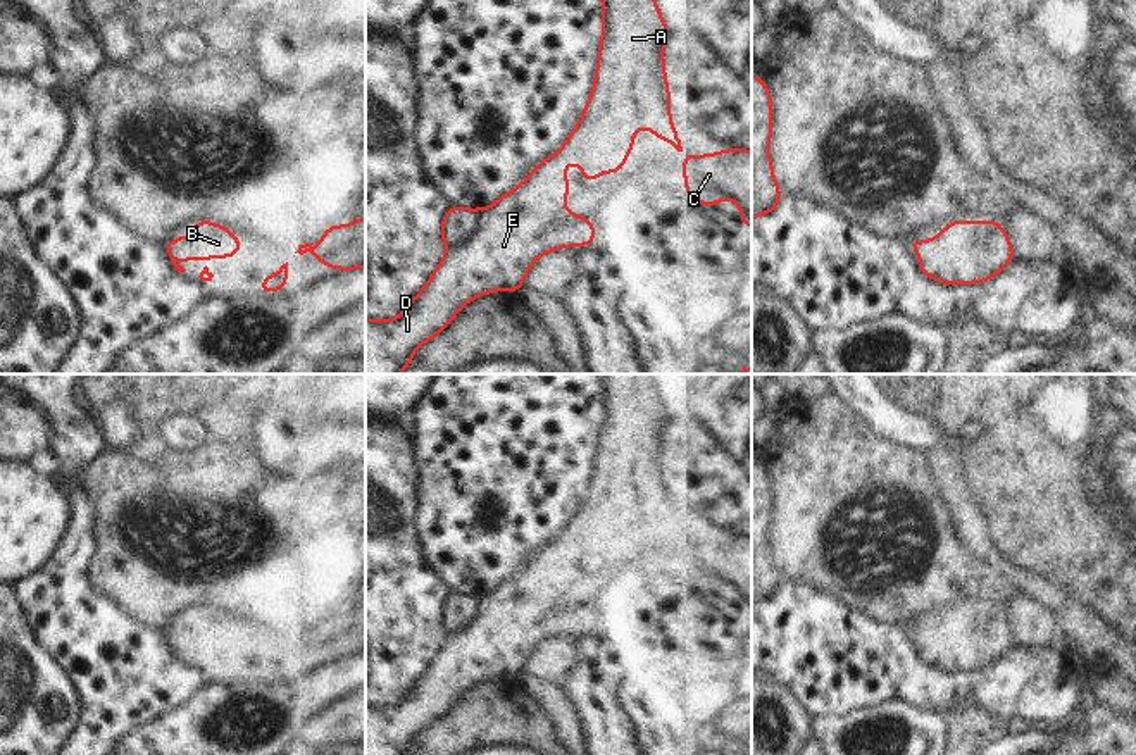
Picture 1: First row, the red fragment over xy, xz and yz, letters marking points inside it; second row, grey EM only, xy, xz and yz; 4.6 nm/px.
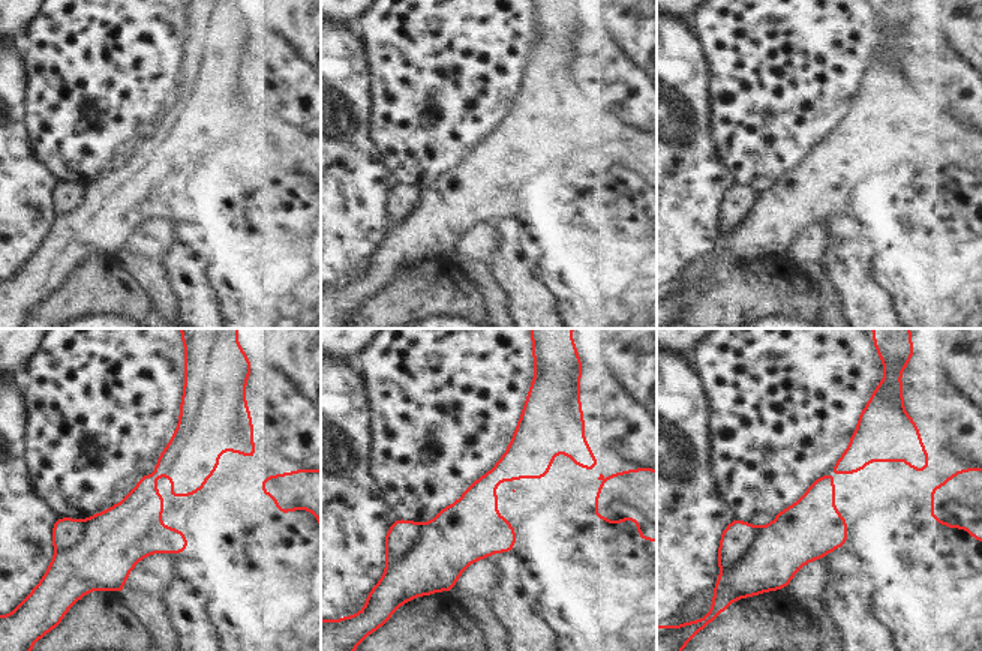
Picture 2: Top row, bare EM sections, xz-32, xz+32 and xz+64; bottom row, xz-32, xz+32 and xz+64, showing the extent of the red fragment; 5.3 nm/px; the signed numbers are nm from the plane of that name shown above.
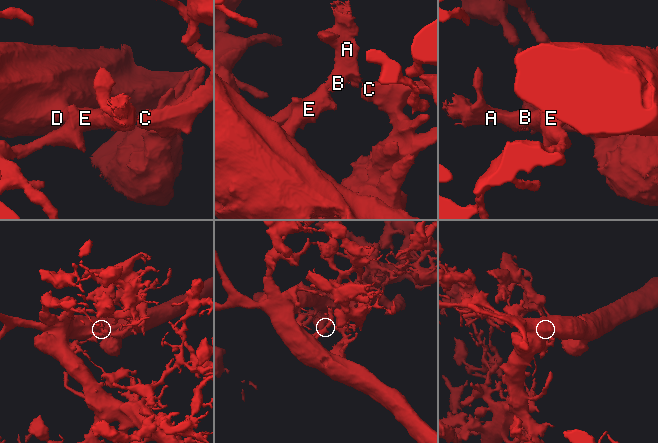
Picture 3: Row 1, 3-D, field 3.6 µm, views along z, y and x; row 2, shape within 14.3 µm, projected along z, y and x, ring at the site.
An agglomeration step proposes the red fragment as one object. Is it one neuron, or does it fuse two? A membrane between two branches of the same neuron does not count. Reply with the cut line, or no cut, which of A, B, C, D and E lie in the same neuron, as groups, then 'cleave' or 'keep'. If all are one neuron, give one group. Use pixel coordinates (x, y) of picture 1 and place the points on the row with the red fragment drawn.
no cut | A B C D E | keep

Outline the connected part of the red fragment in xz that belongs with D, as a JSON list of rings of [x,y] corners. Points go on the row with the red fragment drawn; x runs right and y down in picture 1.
[[[602,0],[602,10],[603,33],[600,38],[595,84],[577,126],[559,148],[559,153],[543,159],[524,183],[500,197],[493,205],[486,209],[450,207],[440,226],[441,240],[446,243],[446,252],[424,288],[396,319],[365,319],[365,374],[400,374],[409,364],[414,364],[414,352],[443,331],[455,319],[457,312],[477,295],[500,290],[522,291],[526,272],[538,257],[552,250],[560,250],[565,245],[593,245],[596,229],[591,221],[586,215],[571,215],[564,205],[565,195],[571,191],[571,184],[562,174],[569,162],[581,164],[584,183],[602,179],[612,172],[621,172],[624,169],[624,159],[634,148],[633,136],[640,126],[645,126],[660,140],[671,143],[677,152],[683,152],[681,140],[671,121],[671,93],[664,69],[664,41],[671,31],[664,24],[659,7],[653,0]]]

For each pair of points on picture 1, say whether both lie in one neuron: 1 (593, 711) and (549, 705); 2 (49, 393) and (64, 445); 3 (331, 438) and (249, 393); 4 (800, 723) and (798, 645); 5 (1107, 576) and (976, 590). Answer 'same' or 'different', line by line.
1: different
2: same
3: different
4: different
5: different

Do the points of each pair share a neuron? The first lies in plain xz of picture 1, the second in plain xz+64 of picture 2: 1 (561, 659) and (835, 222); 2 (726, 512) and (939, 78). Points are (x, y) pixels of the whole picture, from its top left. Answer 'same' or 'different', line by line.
1: different
2: same

